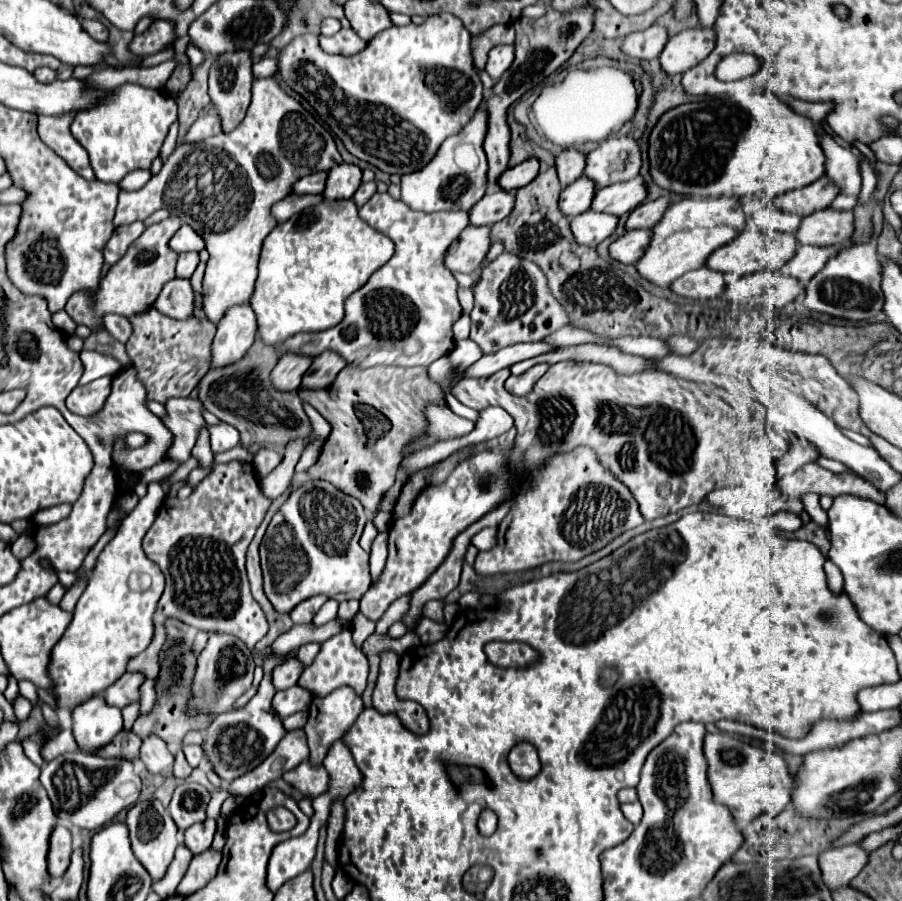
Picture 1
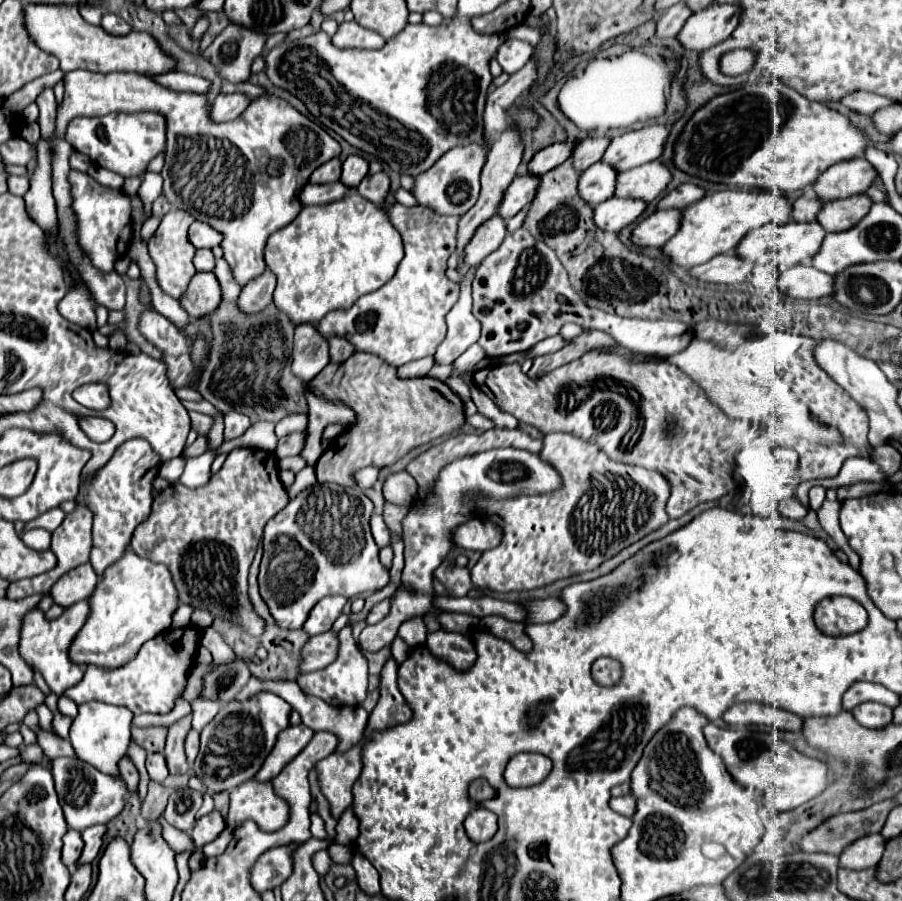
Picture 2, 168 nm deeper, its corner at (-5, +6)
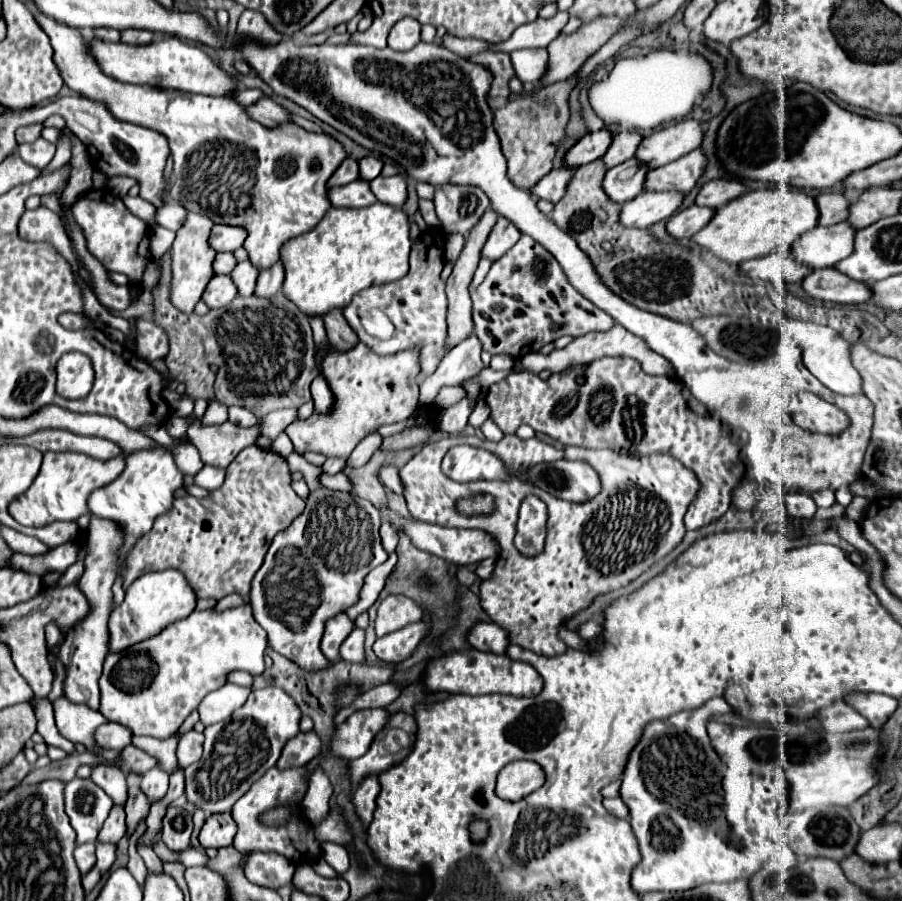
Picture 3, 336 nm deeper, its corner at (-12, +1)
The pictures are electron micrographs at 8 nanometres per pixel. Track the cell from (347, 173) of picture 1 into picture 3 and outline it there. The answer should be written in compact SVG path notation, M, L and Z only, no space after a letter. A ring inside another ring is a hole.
M364 157L360 159L360 179L362 181L372 181L374 177L378 177L382 171L382 161L376 157Z

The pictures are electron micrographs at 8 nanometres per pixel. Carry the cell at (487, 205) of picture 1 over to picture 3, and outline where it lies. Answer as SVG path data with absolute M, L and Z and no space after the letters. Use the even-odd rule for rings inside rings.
M568 167L554 169L554 171L550 171L548 175L544 175L544 179L540 179L540 181L536 183L536 187L530 189L530 193L532 193L536 199L548 199L548 201L556 203L556 201L562 199L570 177L572 177L572 169L568 169Z

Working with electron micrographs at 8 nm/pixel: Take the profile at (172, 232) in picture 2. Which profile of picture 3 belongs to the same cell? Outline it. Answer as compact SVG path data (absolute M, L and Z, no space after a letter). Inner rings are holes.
M188 213L184 225L176 231L176 239L170 247L170 259L172 259L172 285L170 285L170 301L176 309L184 313L192 313L194 305L200 301L208 281L212 279L212 261L216 251L208 247L208 235L212 229L212 221L198 213Z

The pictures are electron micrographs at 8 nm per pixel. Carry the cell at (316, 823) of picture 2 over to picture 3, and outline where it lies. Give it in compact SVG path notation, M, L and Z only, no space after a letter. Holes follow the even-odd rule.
M330 841L322 843L322 857L336 869L338 875L342 875L350 867L348 851L338 843L330 843Z

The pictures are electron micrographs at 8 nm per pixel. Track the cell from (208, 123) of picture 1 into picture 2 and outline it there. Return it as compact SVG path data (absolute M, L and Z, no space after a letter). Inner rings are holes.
M219 94L211 106L211 120L213 122L227 122L227 120L235 120L247 106L249 106L251 98L247 98L245 94Z

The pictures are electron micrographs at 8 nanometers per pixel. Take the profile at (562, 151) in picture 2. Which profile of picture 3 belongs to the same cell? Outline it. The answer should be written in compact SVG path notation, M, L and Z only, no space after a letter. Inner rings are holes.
M606 129L584 135L576 145L572 145L566 151L564 165L566 167L580 167L580 165L586 165L586 163L600 159L604 155L604 151L608 149L610 139L612 139L612 135Z

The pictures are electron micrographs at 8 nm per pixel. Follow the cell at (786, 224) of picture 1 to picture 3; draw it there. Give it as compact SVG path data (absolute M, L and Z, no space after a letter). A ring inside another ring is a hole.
M830 191L830 193L820 193L816 197L816 207L818 207L818 223L820 225L832 225L838 221L846 219L848 213L848 199L842 193Z

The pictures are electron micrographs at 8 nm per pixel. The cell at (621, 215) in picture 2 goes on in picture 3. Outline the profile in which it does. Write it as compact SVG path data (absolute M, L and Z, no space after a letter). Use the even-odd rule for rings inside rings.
M640 193L636 199L626 201L620 207L620 223L624 227L646 229L658 221L668 219L682 203L684 193Z

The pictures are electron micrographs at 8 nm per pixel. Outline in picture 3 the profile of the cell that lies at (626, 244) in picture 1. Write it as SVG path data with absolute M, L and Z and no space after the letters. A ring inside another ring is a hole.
M692 205L672 215L666 221L666 231L678 241L690 239L692 235L696 235L696 231L700 231L700 227L704 227L704 223L708 223L708 219L712 219L712 215L714 215L714 209Z

